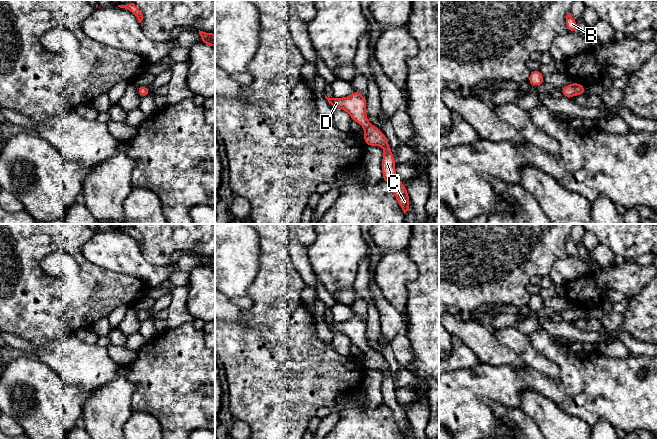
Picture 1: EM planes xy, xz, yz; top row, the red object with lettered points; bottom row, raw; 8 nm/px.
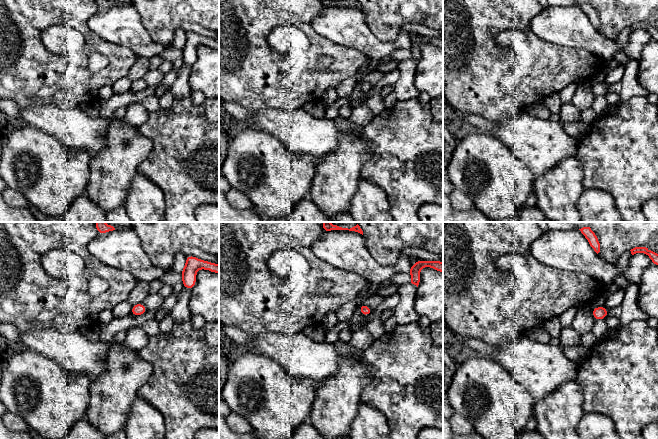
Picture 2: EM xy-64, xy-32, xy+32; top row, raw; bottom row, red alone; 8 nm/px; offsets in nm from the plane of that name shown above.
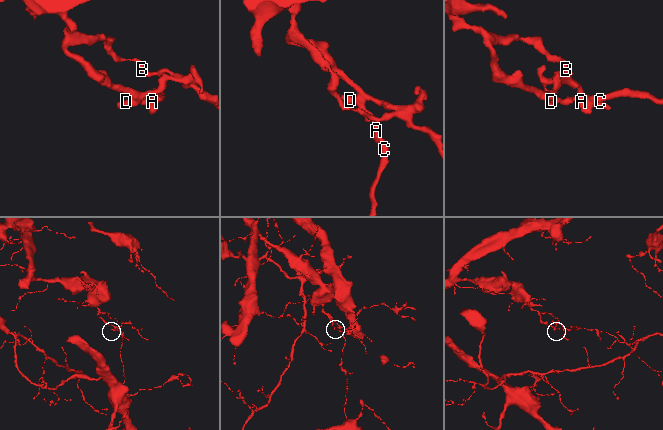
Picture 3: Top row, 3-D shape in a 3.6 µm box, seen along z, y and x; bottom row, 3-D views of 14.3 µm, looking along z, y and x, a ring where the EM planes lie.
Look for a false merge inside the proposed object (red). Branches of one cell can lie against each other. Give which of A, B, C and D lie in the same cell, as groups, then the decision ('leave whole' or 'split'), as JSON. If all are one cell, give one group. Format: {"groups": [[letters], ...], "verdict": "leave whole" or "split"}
{"groups": [["A", "B", "C", "D"]], "verdict": "leave whole"}

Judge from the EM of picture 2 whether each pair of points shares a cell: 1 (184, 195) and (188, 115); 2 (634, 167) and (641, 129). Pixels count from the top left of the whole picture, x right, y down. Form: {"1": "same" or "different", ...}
{"1": "same", "2": "same"}

